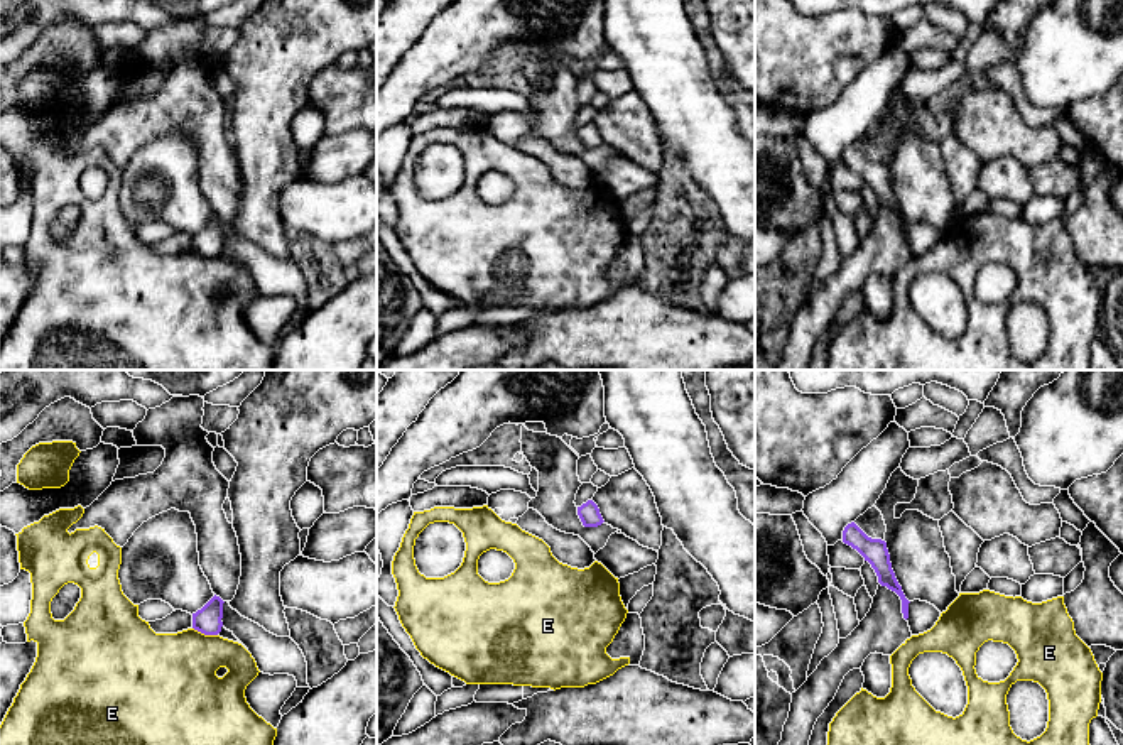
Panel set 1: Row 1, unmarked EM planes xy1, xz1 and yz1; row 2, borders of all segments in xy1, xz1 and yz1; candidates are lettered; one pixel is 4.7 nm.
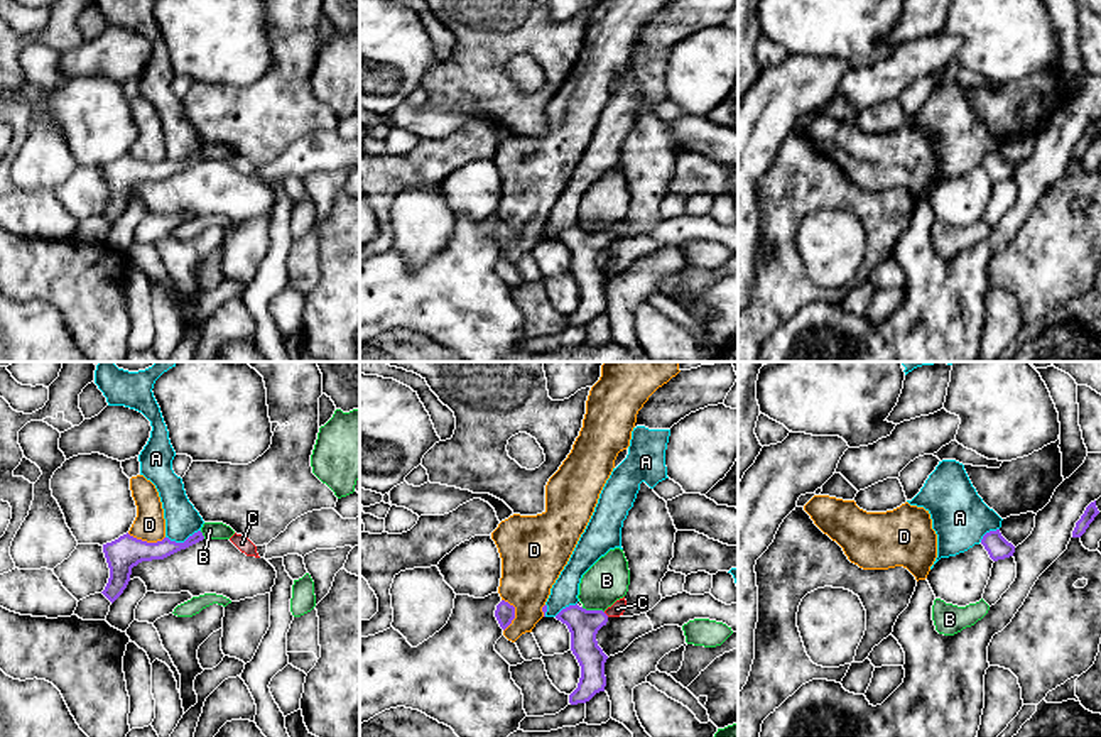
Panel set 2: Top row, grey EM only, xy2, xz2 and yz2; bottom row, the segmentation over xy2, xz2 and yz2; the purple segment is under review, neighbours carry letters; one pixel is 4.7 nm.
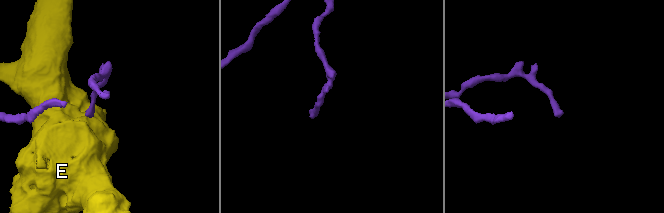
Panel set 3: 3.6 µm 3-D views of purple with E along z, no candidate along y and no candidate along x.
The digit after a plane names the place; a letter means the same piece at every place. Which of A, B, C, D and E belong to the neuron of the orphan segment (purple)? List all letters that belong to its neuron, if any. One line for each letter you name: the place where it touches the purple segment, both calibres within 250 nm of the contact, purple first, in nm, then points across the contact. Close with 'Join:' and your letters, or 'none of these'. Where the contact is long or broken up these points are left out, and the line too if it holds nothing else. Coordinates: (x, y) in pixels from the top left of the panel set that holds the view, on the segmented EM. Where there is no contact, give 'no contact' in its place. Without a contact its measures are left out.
C: contact xz2 (605, 614); calibres 150 and 70 nm; way xz2 (583, 624), (605, 614), (617, 609)
Join: C

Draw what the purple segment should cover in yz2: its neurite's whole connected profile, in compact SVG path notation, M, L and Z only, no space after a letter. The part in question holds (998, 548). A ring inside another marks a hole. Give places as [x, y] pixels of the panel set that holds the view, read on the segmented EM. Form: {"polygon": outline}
{"polygon": "M1000 529L986 532L981 544L993 561L1010 558L1015 553L1015 546L1001 536Z"}

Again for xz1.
{"polygon": "M588 500L581 507L578 507L578 515L584 527L598 527L605 522L598 505L593 500Z"}

